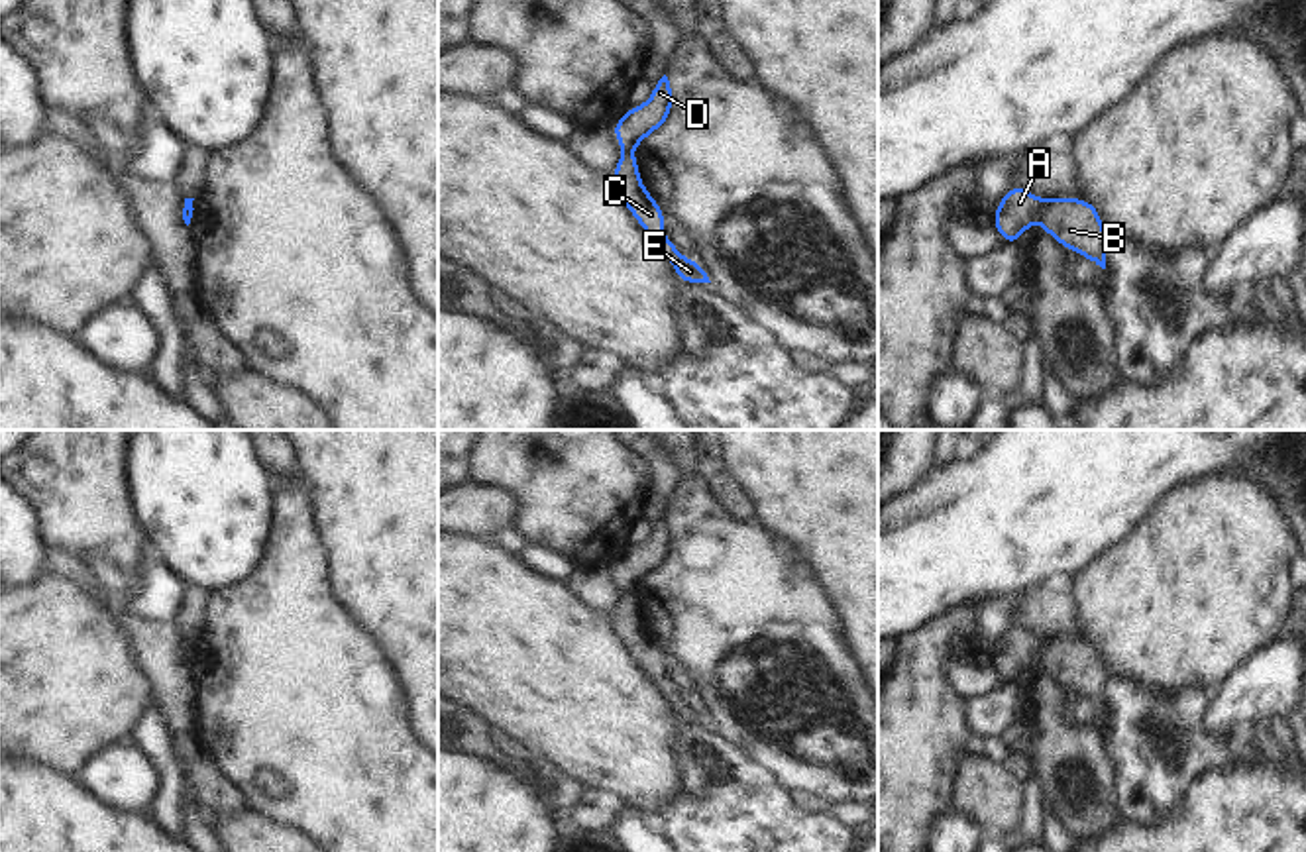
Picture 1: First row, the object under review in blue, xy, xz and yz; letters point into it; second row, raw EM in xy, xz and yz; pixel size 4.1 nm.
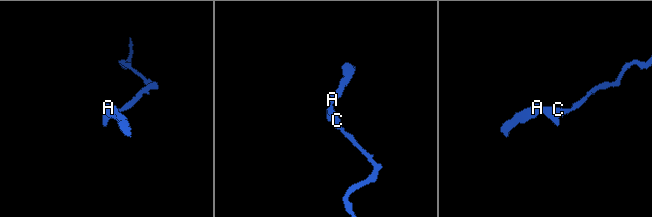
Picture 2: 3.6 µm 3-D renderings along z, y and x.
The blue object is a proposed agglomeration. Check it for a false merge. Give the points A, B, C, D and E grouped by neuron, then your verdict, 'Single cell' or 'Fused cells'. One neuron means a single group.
Groups: A D / B C E. Fused cells

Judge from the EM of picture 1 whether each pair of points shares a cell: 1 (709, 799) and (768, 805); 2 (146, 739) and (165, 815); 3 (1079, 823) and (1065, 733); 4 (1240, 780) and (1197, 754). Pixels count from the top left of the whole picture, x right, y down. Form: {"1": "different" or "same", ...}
{"1": "same", "2": "same", "3": "same", "4": "different"}

